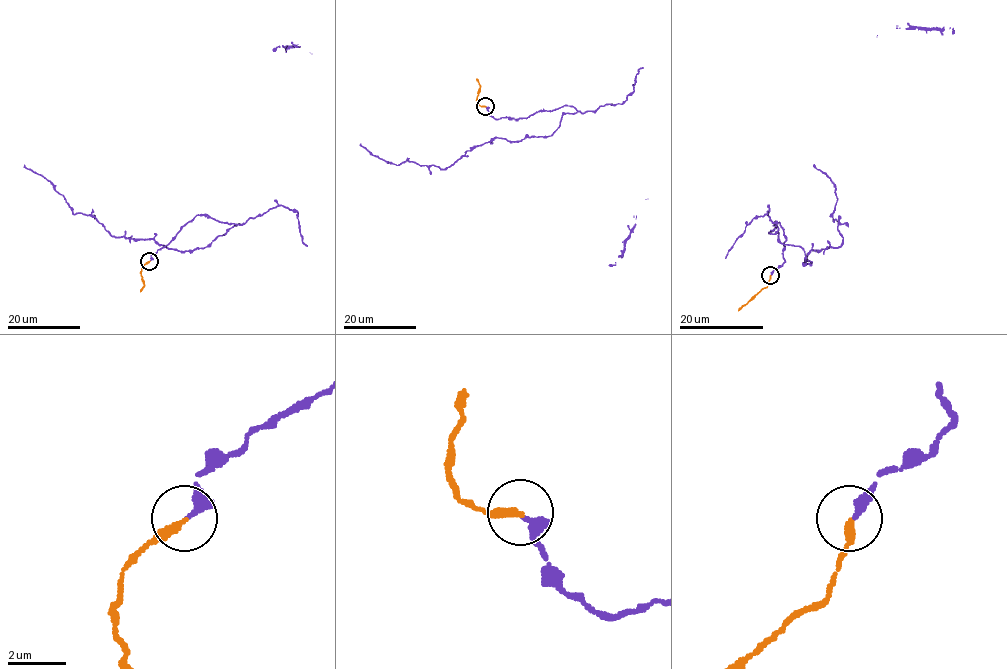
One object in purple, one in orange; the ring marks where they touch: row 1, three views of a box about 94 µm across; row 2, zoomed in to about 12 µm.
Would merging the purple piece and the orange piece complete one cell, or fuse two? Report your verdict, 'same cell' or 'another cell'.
same cell

